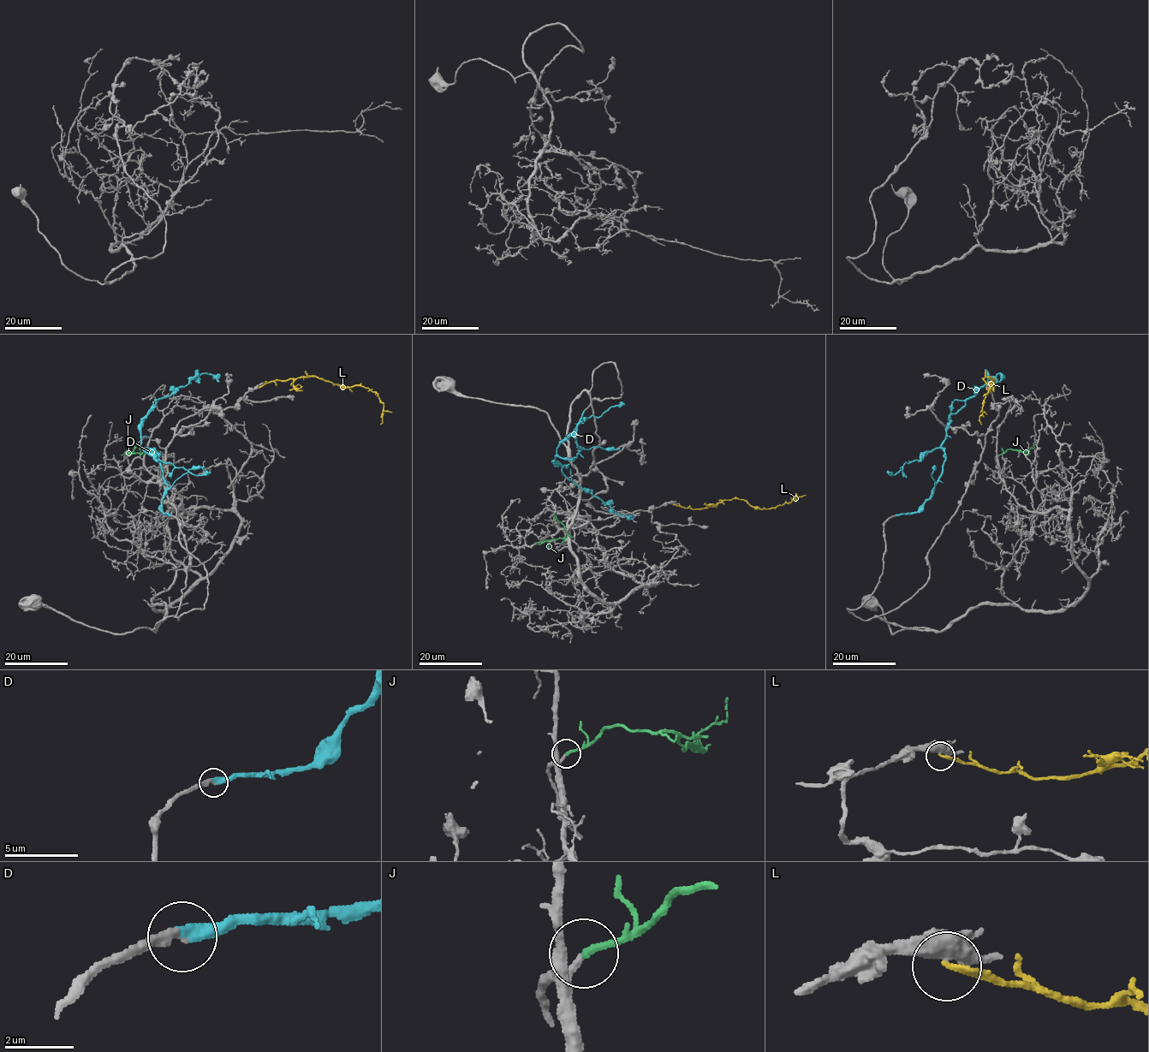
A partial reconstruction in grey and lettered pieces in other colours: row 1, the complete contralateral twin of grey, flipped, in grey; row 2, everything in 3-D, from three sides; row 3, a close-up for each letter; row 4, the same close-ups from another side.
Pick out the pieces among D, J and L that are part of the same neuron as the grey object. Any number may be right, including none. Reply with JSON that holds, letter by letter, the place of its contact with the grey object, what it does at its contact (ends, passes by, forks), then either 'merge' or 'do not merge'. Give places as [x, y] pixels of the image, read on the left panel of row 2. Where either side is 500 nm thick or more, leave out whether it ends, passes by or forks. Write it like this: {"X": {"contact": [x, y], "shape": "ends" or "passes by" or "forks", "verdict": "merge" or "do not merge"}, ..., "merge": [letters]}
{"D": {"contact": [169, 515], "shape": "ends", "verdict": "merge"}, "J": {"contact": [140, 454], "shape": "ends", "verdict": "merge"}, "L": {"contact": [258, 386], "shape": "ends", "verdict": "do not merge"}, "merge": ["D", "J"]}

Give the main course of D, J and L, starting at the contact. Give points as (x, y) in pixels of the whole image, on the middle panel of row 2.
D: (584, 411), (576, 432), (580, 449), (573, 460), (556, 456), (555, 460), (574, 483), (612, 509), (633, 514)
J: (554, 514), (563, 526), (567, 537), (548, 540), (550, 548)
L: (672, 504), (702, 508), (736, 498), (761, 508), (789, 503), (797, 497), (794, 496)

